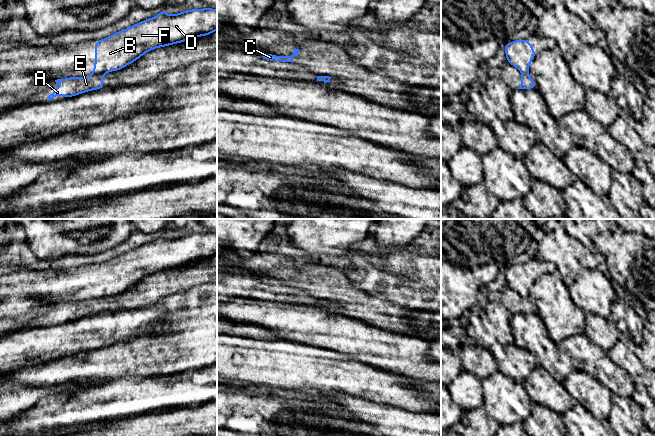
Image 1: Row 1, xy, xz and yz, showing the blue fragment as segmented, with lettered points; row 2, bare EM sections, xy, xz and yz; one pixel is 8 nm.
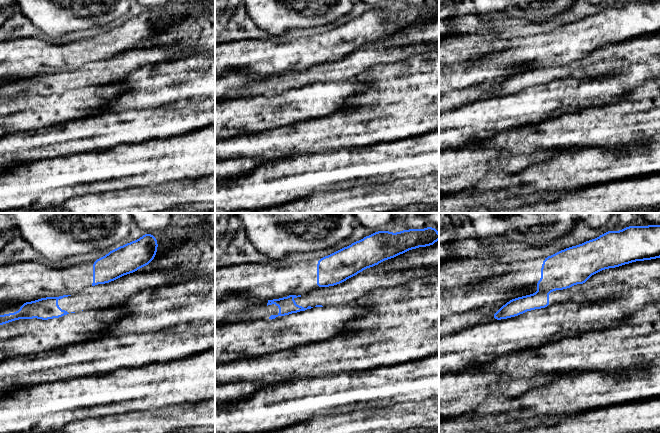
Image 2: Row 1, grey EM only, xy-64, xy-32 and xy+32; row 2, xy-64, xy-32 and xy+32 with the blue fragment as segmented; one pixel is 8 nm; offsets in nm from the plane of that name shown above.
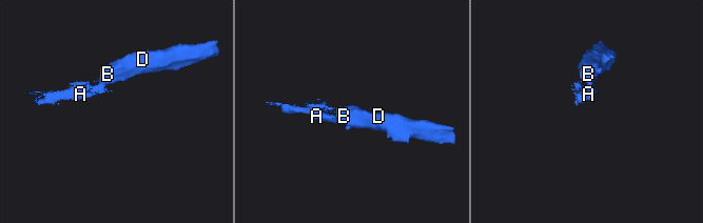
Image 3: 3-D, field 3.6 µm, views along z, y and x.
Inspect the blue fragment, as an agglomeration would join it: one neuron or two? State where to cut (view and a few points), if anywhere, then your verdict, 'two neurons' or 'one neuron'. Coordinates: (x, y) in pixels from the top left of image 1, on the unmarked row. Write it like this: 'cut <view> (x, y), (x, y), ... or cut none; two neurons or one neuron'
cut xy (93, 297), (104, 298); two neurons

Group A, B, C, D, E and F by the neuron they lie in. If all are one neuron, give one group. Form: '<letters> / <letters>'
A C E / B D F

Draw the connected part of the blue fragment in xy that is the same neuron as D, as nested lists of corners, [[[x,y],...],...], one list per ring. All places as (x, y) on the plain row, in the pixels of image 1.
[[[204,231],[169,239],[161,235],[95,267],[93,298],[118,295],[156,272],[208,260],[217,254],[217,233]]]

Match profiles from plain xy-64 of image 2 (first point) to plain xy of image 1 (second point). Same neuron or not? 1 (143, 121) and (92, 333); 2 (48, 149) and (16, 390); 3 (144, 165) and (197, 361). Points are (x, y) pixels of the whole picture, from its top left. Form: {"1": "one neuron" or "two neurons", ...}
{"1": "two neurons", "2": "two neurons", "3": "two neurons"}

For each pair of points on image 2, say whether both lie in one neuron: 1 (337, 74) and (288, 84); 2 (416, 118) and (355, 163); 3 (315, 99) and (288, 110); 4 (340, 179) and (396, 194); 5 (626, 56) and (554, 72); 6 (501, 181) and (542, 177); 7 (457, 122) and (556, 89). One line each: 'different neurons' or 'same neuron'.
1: same neuron
2: different neurons
3: same neuron
4: different neurons
5: same neuron
6: same neuron
7: same neuron

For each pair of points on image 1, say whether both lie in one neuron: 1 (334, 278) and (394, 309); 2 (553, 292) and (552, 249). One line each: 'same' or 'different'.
1: same
2: different

